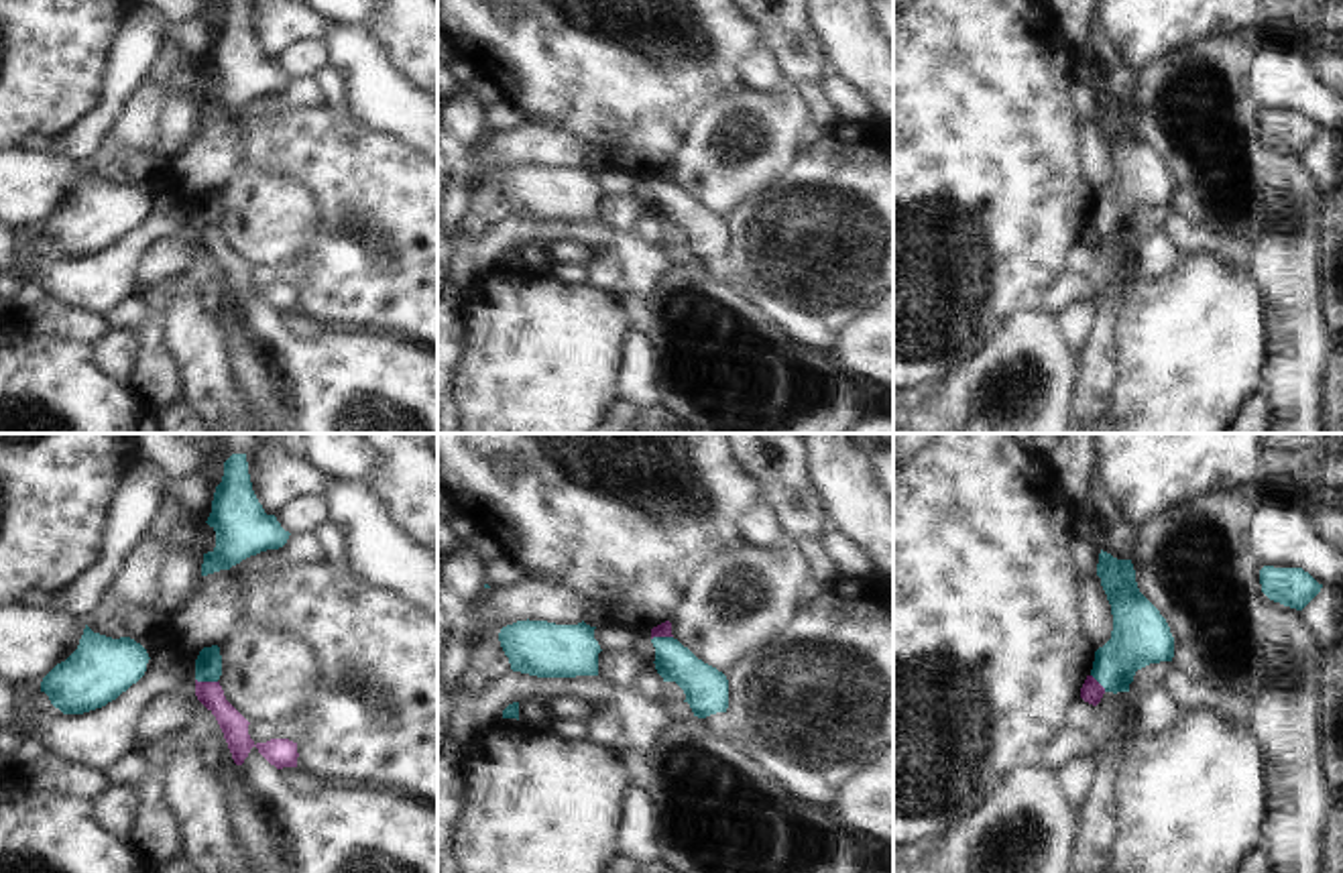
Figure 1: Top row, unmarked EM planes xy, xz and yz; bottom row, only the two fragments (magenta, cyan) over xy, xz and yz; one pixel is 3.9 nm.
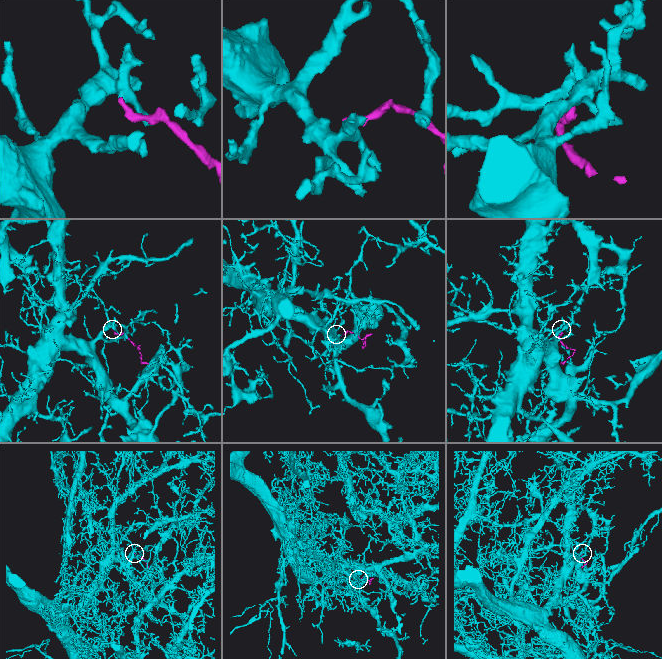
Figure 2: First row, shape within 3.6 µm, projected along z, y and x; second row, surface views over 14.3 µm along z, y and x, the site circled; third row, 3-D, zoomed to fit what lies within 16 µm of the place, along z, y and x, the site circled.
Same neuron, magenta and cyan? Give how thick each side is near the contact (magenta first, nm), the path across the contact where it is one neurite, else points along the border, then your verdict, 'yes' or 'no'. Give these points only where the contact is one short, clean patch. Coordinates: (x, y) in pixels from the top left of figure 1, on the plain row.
110/110 nm | along xy (196, 222), (216, 226) | no

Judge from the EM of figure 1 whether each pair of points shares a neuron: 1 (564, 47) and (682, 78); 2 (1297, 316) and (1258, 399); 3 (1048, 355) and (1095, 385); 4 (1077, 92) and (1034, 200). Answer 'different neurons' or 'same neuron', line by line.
1: same neuron
2: different neurons
3: different neurons
4: different neurons

